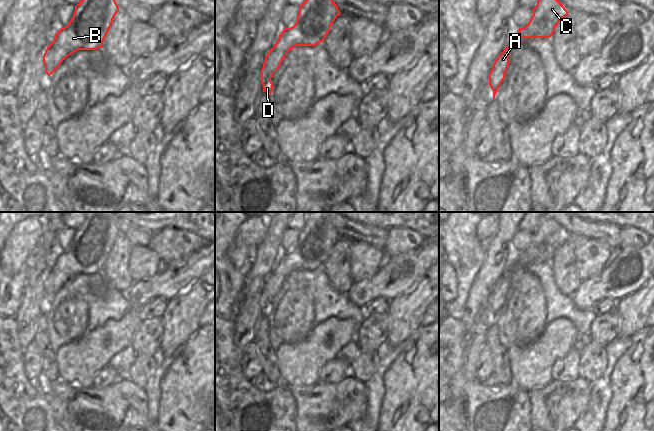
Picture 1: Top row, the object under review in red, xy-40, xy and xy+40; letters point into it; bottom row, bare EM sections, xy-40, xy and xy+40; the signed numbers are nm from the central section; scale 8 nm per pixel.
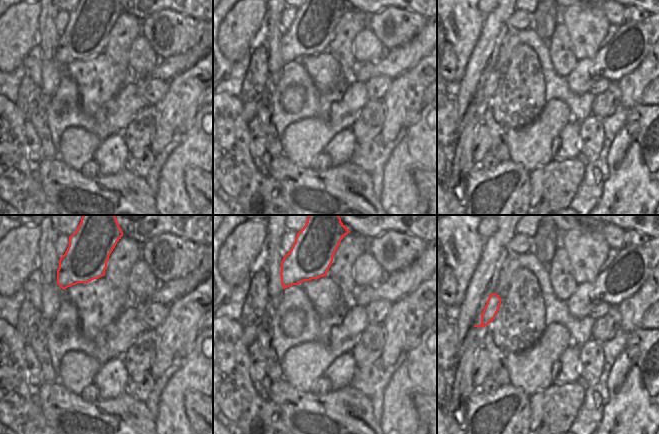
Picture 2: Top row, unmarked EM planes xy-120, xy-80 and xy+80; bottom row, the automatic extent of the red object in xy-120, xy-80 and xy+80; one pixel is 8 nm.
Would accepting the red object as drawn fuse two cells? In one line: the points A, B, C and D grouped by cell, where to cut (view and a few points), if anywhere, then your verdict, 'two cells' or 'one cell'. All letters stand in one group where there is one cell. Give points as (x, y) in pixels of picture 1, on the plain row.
A B C D | no cut | one cell

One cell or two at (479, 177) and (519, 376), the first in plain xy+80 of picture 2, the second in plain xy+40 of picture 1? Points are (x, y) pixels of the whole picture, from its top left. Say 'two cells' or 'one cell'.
two cells

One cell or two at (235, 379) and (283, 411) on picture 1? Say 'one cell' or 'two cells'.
one cell

